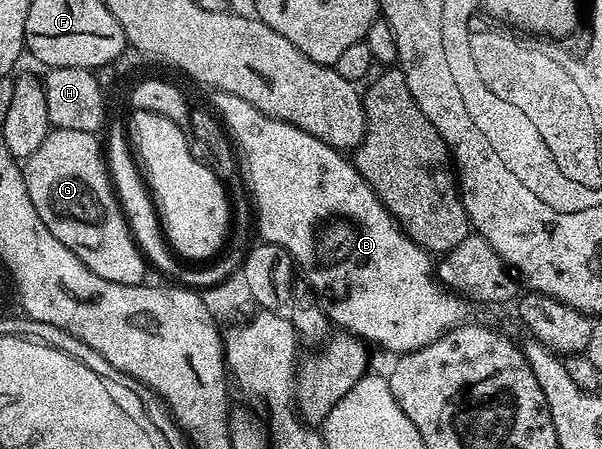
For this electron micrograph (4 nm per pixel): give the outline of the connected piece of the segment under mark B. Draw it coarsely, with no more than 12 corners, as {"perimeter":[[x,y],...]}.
{"perimeter":[[216,92],[257,233],[394,355],[468,320],[340,150]]}

